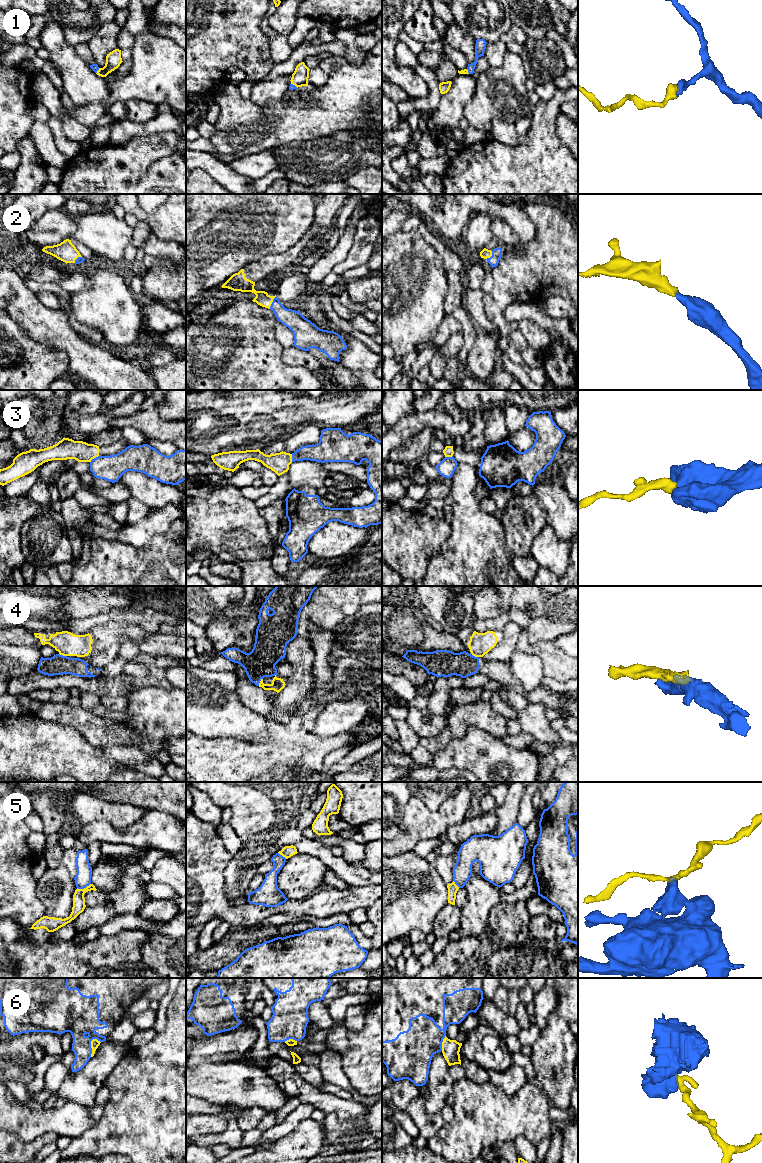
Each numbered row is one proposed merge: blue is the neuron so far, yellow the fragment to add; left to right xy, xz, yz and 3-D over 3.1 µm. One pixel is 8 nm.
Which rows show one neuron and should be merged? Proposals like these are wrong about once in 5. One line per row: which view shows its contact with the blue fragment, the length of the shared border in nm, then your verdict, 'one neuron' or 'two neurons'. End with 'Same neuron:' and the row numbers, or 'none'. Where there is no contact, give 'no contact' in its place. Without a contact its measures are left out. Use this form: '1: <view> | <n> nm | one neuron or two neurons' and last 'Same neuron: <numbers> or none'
1: xz | 70 nm | one neuron
2: xz | 120 nm | one neuron
3: xy | 90 nm | two neurons
4: xz | 70 nm | two neurons
5: xy | 120 nm | two neurons
6: xy | 160 nm | two neurons
Same neuron: 1, 2

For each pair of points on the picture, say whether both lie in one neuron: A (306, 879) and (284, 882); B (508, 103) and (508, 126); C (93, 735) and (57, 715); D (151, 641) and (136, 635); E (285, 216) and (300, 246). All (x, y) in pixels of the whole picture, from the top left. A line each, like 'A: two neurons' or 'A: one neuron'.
A: one neuron
B: two neurons
C: one neuron
D: two neurons
E: two neurons

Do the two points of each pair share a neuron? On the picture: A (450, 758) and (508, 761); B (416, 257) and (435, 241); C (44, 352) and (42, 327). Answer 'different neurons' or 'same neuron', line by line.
A: same neuron
B: different neurons
C: different neurons

